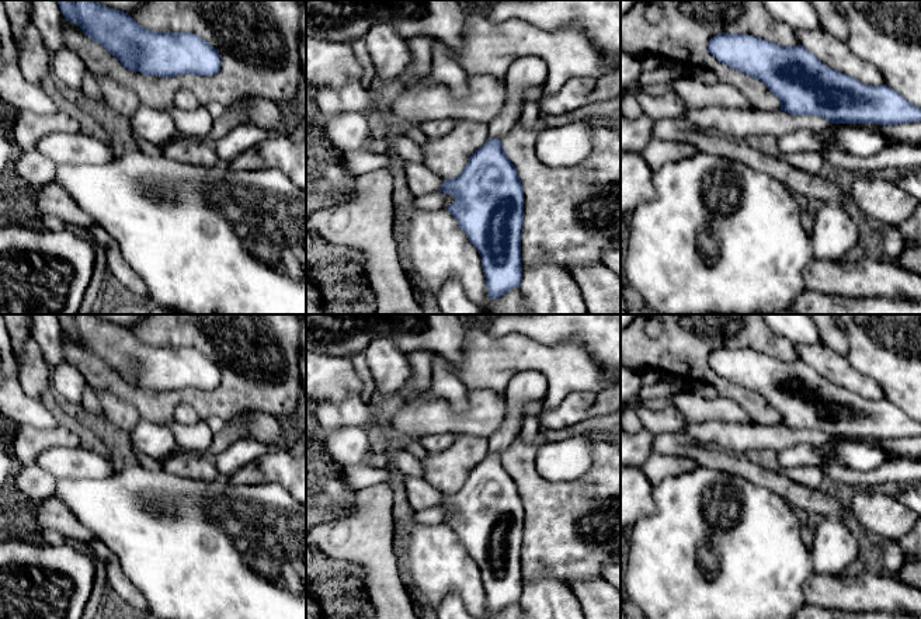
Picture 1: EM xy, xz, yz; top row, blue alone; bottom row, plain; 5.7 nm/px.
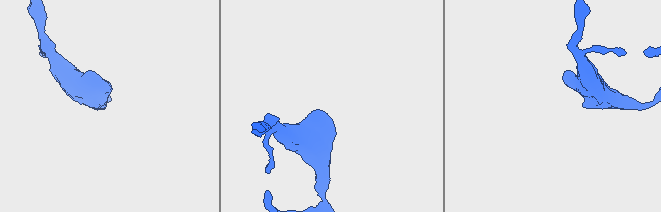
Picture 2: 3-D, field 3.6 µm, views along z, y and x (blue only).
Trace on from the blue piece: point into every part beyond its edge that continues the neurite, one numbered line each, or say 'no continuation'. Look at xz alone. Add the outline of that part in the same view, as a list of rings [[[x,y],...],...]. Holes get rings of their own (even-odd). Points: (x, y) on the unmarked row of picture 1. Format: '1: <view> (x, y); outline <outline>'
1: xz (524, 386); outline [[[521,371],[511,376],[505,389],[507,414],[496,432],[487,439],[493,453],[503,453],[517,438],[522,427],[522,406],[531,400],[543,400],[548,379],[539,371]]]

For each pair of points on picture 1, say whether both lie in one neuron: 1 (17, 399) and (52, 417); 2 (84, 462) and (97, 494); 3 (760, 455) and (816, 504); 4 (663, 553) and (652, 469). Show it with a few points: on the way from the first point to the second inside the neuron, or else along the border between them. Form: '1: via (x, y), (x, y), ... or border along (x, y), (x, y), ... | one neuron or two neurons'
1: via (25, 407), (44, 416) | one neuron
2: border along (114, 470), (104, 477), (58, 479) | two neurons
3: border along (747, 455), (756, 463), (778, 470) | two neurons
4: border along (685, 472), (677, 476), (666, 476), (654, 486) | two neurons

